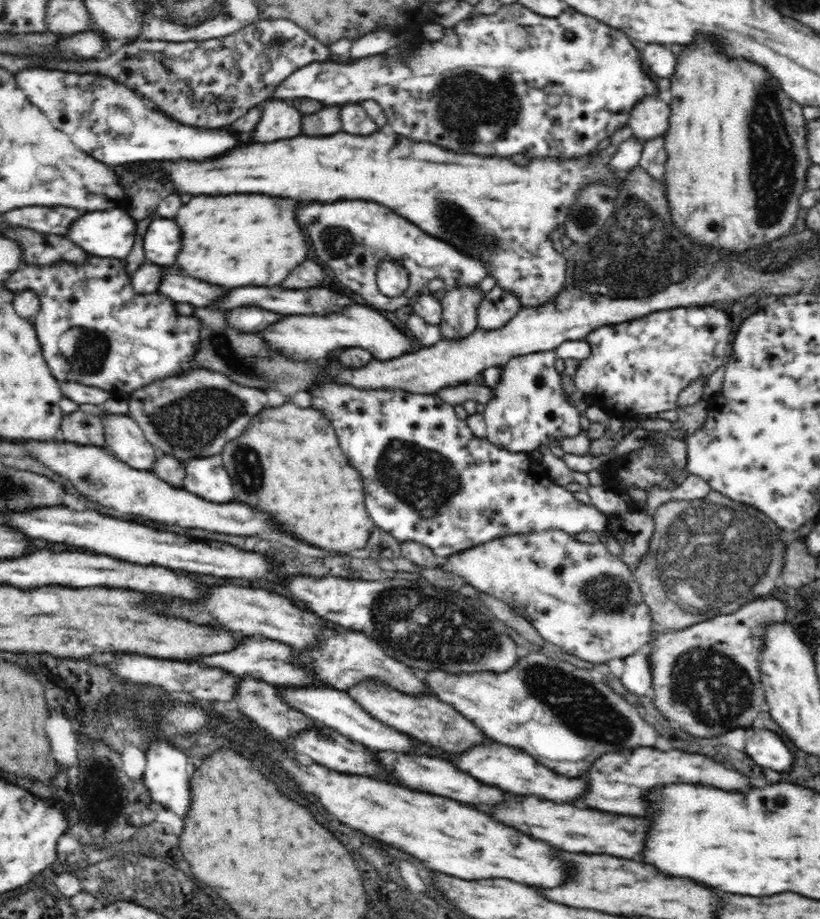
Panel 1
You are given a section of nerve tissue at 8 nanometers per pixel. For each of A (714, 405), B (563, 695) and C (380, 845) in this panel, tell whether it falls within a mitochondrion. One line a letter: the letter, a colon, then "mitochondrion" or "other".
A: other
B: mitochondrion
C: other

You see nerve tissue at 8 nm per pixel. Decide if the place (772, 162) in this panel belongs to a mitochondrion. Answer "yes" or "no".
yes

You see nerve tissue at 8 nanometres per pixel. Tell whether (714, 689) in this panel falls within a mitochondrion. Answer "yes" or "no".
yes

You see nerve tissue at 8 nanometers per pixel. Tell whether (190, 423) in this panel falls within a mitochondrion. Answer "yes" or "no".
yes

